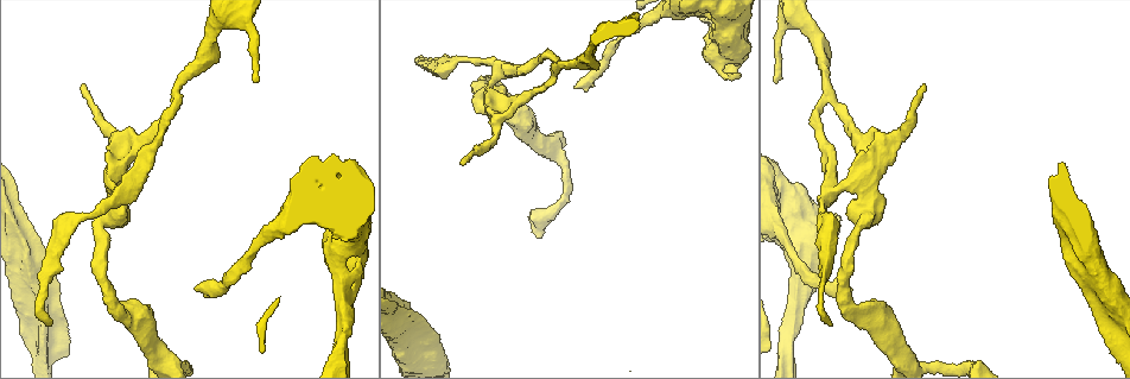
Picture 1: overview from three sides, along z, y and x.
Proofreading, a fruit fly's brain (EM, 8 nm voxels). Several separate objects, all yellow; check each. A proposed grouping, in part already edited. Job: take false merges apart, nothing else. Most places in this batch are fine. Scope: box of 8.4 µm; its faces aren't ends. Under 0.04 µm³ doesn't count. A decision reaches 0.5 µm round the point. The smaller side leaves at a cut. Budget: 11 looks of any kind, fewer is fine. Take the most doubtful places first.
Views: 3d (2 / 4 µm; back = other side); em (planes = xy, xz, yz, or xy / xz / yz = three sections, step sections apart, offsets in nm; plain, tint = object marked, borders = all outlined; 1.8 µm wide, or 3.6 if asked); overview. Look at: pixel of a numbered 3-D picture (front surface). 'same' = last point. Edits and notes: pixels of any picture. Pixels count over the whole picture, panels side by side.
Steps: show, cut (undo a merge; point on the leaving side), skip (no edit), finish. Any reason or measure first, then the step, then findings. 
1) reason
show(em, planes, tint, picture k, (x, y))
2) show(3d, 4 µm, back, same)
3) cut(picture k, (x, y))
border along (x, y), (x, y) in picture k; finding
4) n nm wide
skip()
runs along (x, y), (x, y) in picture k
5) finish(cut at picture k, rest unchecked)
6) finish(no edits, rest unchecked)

calibre changes
show(em, 3.6 µm, planes, tint, picture 1, (808, 241))

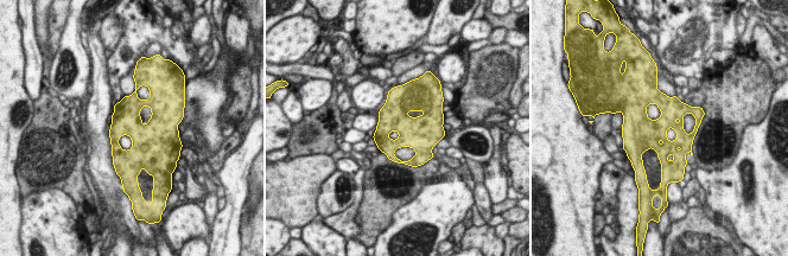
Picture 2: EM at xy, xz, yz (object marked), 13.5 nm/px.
skip()
continuous, no second neuron

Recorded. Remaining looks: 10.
abrupt turn
show(3d, 4 µm, picture 1, (501, 70))

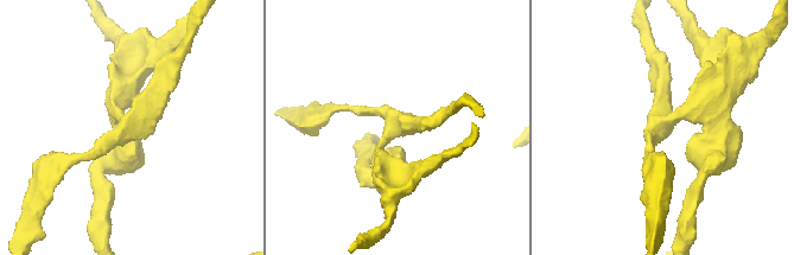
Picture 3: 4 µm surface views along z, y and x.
3 arms; arms of 170, 200, 260 nm
show(em, 3.6 µm, planes, tint, picture 3, (664, 119))

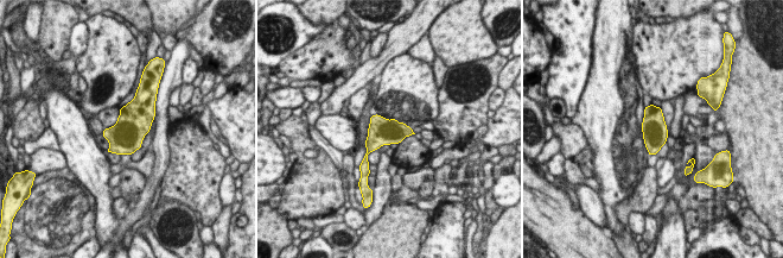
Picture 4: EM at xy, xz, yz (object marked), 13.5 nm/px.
340 nm wide
skip()
all the same neuron

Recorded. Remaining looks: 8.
show(em, 3.6 µm, planes, plain, picture 1, (31, 268))

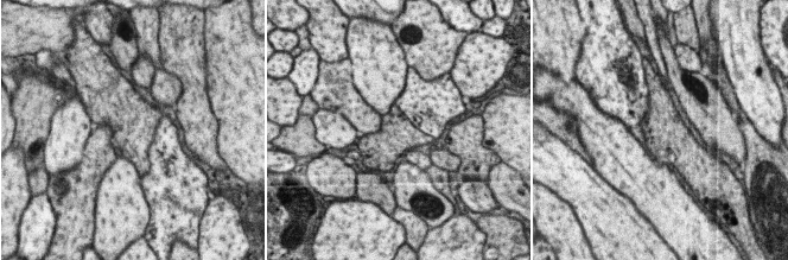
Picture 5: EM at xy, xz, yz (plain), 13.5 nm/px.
where the object lies
show(em, 3.6 µm, planes, tint, same)

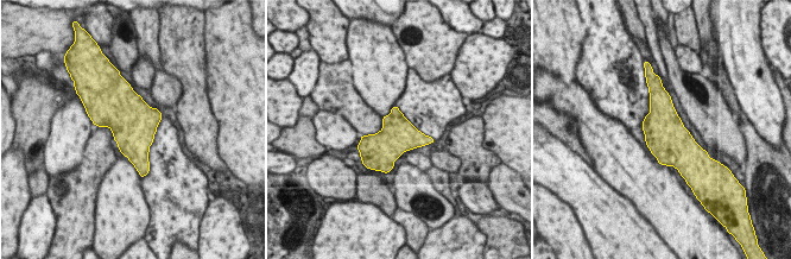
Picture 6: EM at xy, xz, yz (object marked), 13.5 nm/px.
skip()
all the same neuron

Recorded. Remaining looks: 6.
closes a loop
show(em, planes, tint, picture 1, (543, 55))

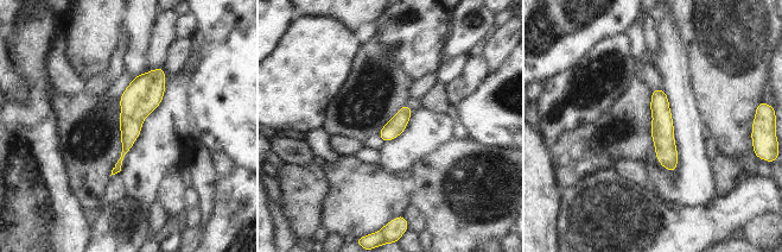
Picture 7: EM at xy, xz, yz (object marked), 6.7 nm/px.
120 nm wide
skip()
all the same neuron

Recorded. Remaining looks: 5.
finish(no edits, rest unchecked)

